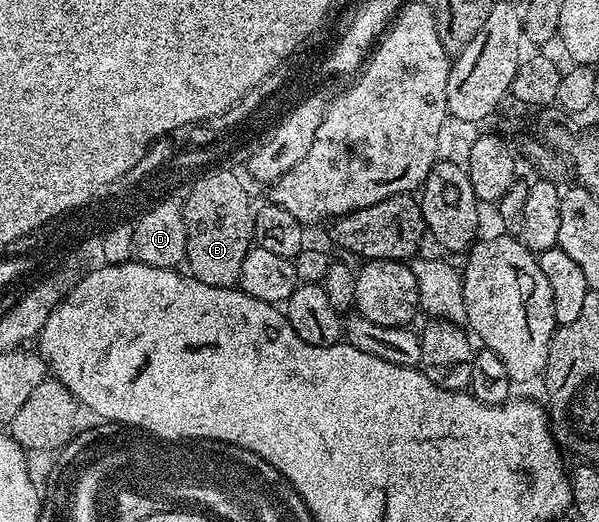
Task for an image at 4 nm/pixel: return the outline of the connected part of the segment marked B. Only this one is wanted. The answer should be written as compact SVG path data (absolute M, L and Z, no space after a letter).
M213 170L194 180L183 198L183 224L187 228L184 265L189 277L208 286L237 286L243 256L254 245L254 209L240 176L229 170Z

